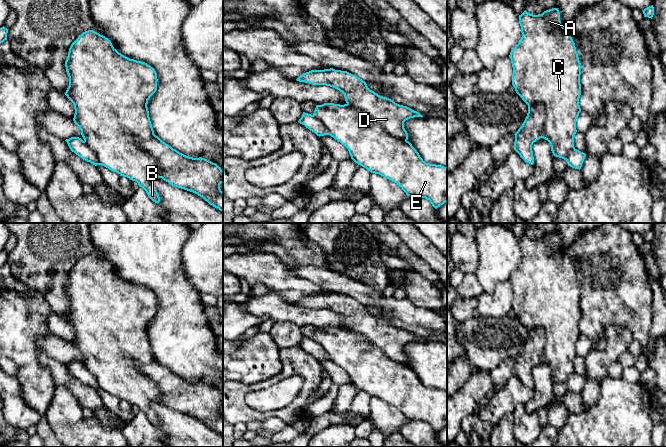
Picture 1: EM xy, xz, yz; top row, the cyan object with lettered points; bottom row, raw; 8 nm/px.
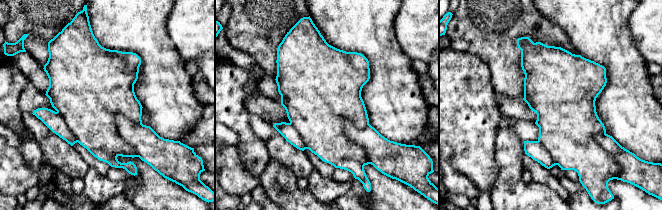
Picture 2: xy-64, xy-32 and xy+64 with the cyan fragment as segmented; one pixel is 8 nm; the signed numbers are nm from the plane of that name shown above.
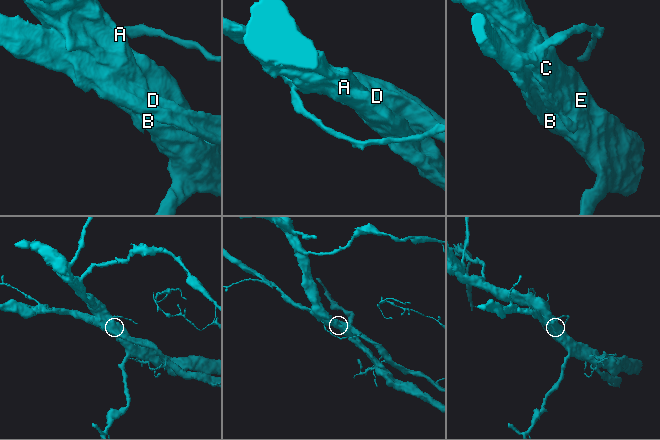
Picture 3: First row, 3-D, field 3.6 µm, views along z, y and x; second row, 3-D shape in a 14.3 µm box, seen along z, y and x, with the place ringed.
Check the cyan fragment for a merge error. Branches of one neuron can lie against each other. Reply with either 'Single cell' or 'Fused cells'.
Fused cells

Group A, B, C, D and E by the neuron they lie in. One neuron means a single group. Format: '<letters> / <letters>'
A B C E / D

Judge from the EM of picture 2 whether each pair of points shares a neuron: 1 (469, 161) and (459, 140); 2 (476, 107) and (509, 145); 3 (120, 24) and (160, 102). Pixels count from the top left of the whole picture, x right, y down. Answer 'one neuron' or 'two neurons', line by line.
1: one neuron
2: two neurons
3: one neuron

